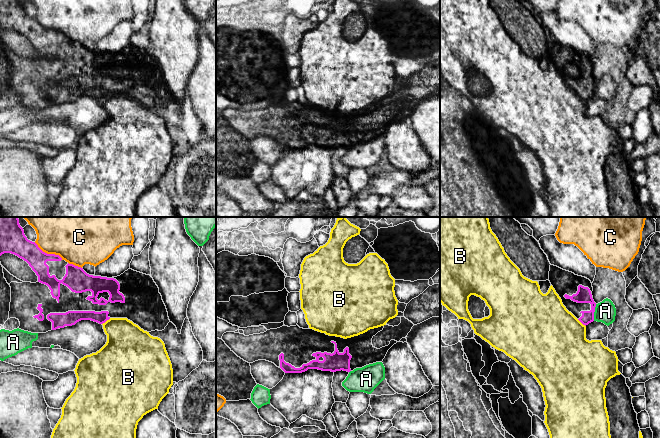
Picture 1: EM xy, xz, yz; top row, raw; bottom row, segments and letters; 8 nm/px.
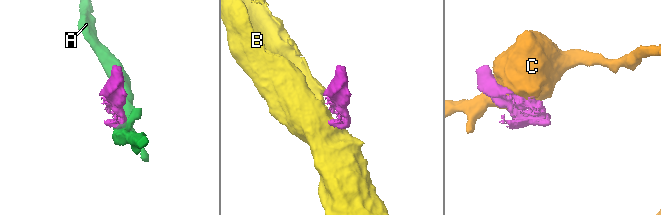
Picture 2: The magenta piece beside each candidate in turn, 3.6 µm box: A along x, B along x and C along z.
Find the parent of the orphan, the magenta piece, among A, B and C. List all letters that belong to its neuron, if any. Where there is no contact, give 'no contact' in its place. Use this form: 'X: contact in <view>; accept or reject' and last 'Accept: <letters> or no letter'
A: contact in yz; reject
B: contact in xy; reject
C: contact in xy; reject
Accept: no letter

